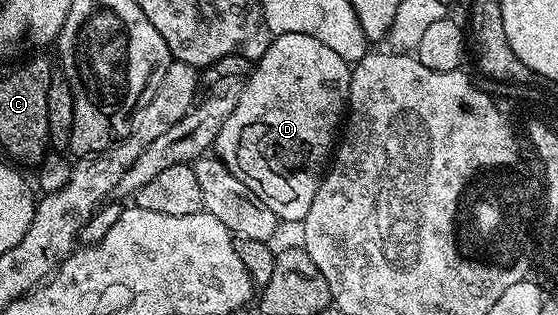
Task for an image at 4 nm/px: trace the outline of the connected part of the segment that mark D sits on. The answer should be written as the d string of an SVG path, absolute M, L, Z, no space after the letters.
M311 34L273 36L269 42L269 49L261 55L260 60L256 61L253 71L244 81L239 102L235 106L235 110L231 110L231 118L227 118L227 122L223 122L223 128L219 130L215 143L217 159L224 162L227 170L231 170L231 174L235 174L235 178L239 178L239 182L243 182L243 186L247 186L247 190L251 190L251 194L255 194L255 198L259 198L259 202L263 202L263 206L267 206L267 210L275 213L278 221L304 221L307 210L311 210L311 202L315 202L315 194L319 190L321 178L325 175L327 165L335 151L335 141L338 139L339 129L342 127L343 117L347 112L350 71L351 66L346 60L339 58L339 54L335 54L335 50L331 50L331 46L323 46L323 42L319 42L319 38L311 38Z

